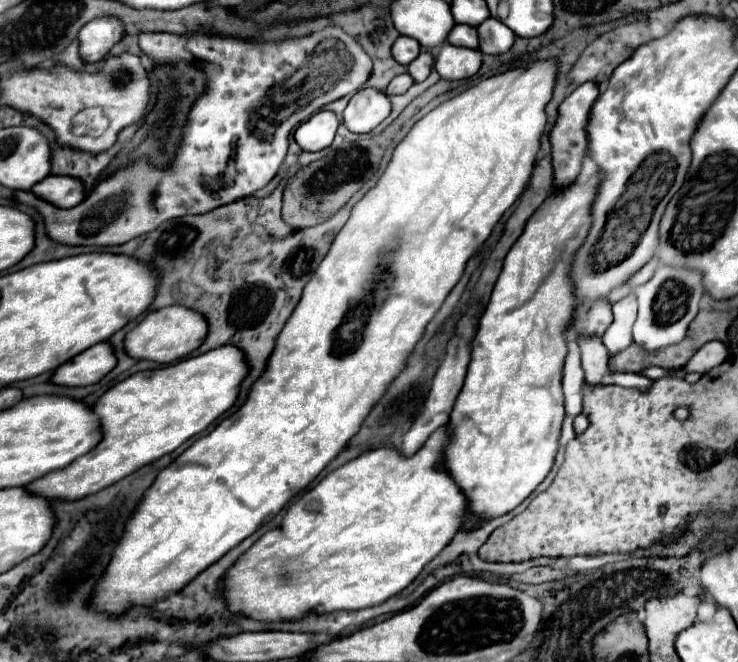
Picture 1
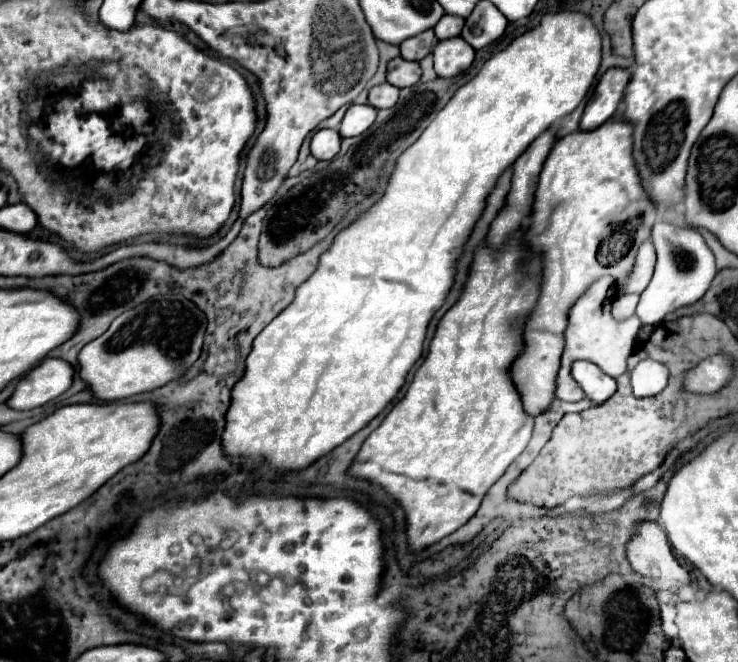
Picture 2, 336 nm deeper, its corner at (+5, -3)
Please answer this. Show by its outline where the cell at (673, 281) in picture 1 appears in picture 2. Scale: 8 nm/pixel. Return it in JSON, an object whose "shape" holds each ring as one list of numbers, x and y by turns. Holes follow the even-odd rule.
{"shape":[[657,222,653,228,653,244,657,250,655,274,637,304,637,316,645,326,659,324,675,308,697,302,707,292,711,280,717,274,713,252,705,244,705,238,699,234,699,230,693,226]]}

